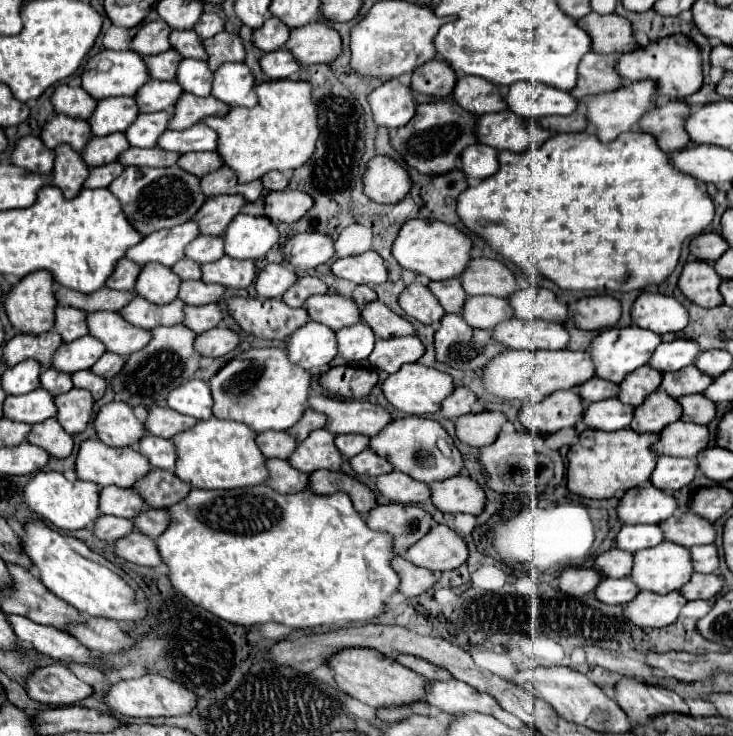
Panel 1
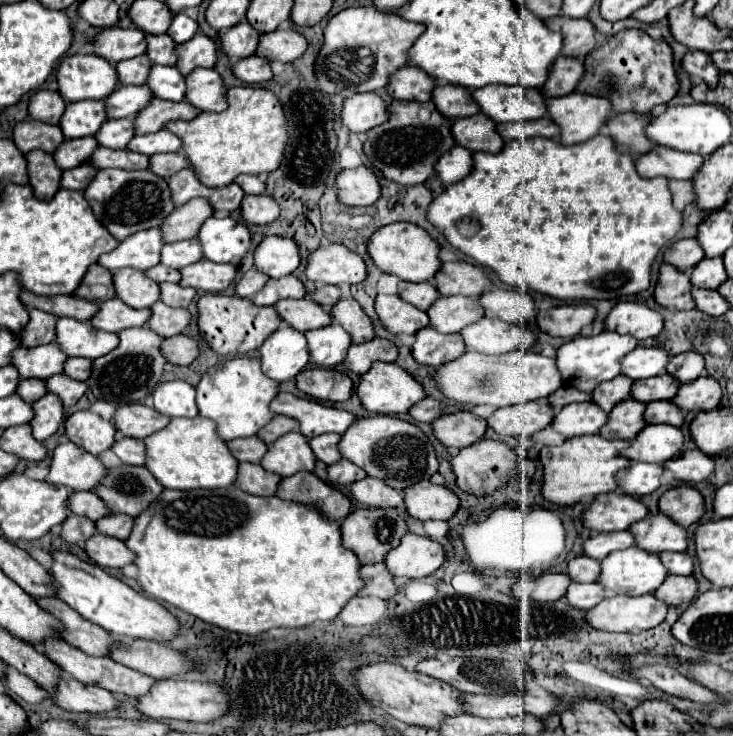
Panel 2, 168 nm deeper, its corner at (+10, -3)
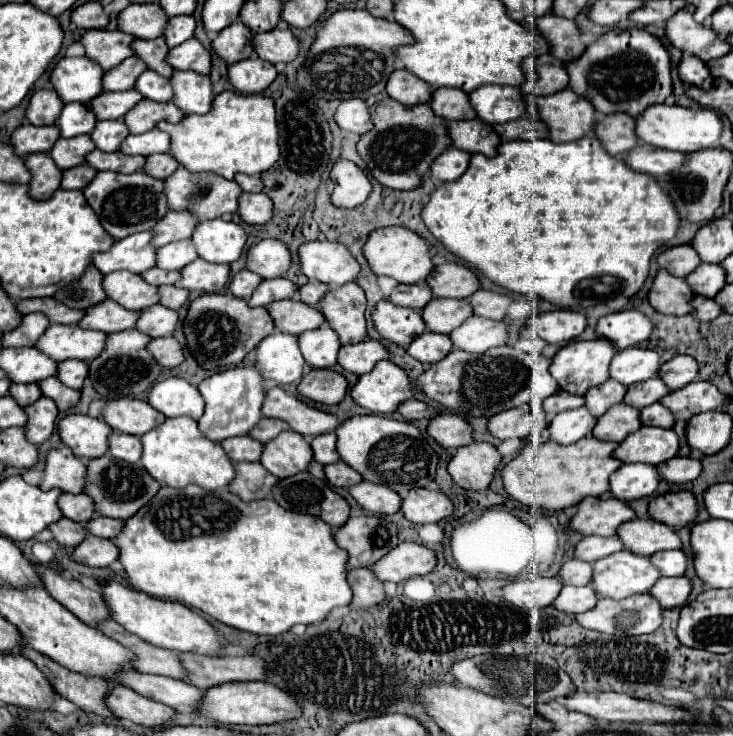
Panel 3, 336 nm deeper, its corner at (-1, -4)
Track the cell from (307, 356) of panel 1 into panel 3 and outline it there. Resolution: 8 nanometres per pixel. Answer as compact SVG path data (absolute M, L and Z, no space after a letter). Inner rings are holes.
M274 331L256 347L256 367L266 381L278 385L298 383L302 379L304 365L306 361L296 335Z

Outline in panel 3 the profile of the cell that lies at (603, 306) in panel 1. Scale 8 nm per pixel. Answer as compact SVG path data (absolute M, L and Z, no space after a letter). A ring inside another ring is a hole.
M570 309L538 313L536 317L532 317L532 329L546 343L562 345L566 341L576 339L586 329L586 315Z

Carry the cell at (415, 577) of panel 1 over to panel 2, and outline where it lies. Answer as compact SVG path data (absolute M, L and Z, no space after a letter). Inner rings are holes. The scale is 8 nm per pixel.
M369 564L361 568L361 580L365 582L363 590L357 596L377 596L389 600L397 594L395 578L387 572L385 564Z

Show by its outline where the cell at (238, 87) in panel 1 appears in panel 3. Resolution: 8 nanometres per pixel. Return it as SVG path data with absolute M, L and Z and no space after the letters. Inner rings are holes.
M174 71L170 81L172 89L176 89L176 97L172 99L172 103L184 109L186 115L204 115L212 109L214 93L208 75L200 75L194 71Z

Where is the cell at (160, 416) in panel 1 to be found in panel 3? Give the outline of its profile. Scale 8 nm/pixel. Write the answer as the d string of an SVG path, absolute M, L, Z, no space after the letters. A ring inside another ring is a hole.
M122 397L116 401L108 401L102 413L102 419L120 433L142 437L144 433L152 431L156 425L164 423L164 415L156 413L146 401Z

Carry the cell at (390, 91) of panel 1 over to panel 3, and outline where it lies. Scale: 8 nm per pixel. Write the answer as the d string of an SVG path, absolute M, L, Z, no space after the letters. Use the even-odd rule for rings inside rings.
M364 99L342 101L334 119L340 125L340 129L352 131L358 135L364 135L374 127L372 115L370 115L370 105Z

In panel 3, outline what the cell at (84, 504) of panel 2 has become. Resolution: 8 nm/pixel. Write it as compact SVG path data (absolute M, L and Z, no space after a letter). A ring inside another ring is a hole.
M64 493L64 495L60 495L58 505L60 505L62 515L66 515L68 519L78 521L78 523L88 523L90 519L94 519L98 515L92 497L88 497L86 493L80 493L80 495Z

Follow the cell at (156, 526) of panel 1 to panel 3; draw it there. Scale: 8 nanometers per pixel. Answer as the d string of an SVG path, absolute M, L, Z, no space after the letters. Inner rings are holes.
M94 517L92 521L86 523L88 531L96 537L106 537L106 539L114 539L120 535L120 529L124 529L124 521L122 519L112 519L112 517Z

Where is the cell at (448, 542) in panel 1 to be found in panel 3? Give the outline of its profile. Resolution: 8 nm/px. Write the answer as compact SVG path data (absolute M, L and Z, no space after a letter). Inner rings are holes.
M404 541L396 549L392 549L392 553L384 555L372 567L372 571L376 573L376 577L380 577L380 581L400 583L418 575L432 573L436 563L436 553L432 549L422 543Z

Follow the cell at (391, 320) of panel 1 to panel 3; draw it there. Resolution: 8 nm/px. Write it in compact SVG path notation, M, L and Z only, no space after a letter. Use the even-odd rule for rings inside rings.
M356 283L332 289L320 301L320 311L344 345L366 339L366 295Z

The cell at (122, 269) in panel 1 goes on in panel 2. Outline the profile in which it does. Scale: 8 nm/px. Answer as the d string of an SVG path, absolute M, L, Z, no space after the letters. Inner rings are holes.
M93 264L93 268L89 268L89 272L85 274L85 280L81 280L81 284L77 286L77 292L73 292L73 296L77 298L85 298L89 302L101 302L101 300L109 300L115 296L115 288L113 288L113 280L111 280L111 272L101 268L99 264Z

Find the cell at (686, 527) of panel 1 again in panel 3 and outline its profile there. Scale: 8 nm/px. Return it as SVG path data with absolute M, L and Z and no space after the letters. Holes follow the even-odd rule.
M636 519L636 521L624 523L620 527L618 537L620 541L624 541L624 545L628 545L632 553L646 555L646 557L658 551L682 549L682 541L676 529L668 527L666 523L650 521L650 519Z

